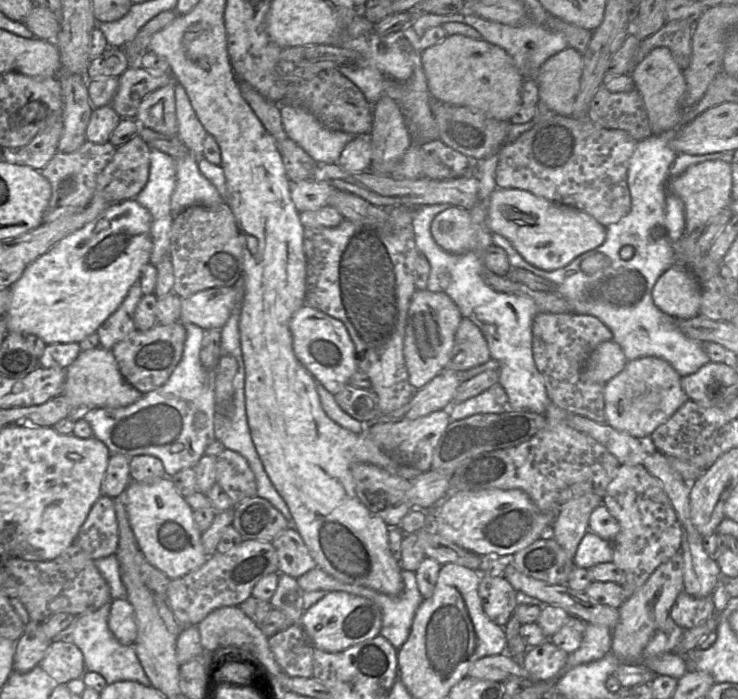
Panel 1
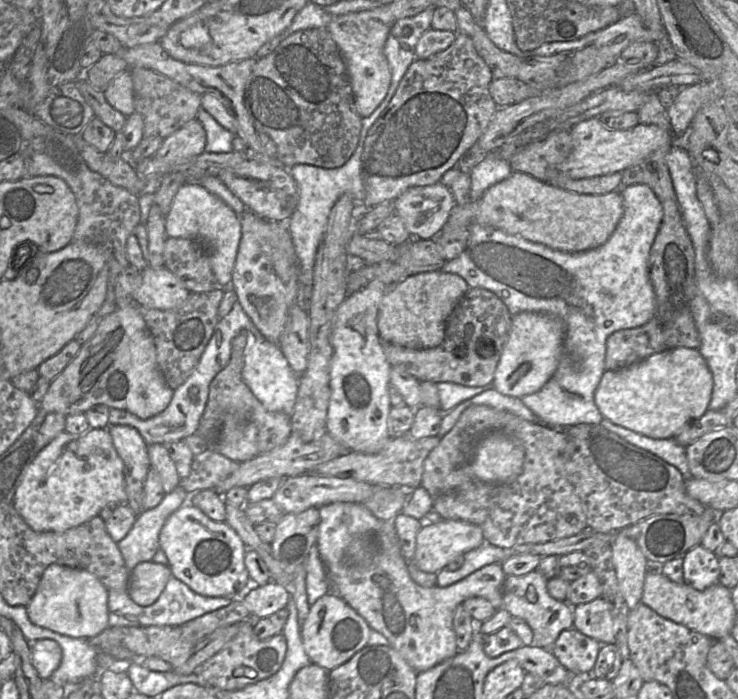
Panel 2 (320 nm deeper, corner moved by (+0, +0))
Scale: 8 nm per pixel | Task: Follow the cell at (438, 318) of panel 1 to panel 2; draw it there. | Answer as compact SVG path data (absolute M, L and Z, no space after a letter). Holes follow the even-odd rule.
M441 270L412 275L389 287L378 311L380 340L414 349L439 346L444 339L447 320L452 310L469 288L459 275Z

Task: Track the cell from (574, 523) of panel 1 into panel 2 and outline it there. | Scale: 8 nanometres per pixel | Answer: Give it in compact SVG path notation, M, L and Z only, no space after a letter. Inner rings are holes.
M538 569L525 575L507 575L503 585L503 607L514 617L524 619L533 632L532 646L551 649L563 630L573 627L572 606L554 599L547 590L548 578Z

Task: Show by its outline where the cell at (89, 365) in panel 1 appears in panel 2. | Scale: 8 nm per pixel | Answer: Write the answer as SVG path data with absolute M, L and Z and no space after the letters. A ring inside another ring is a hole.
M134 303L125 308L117 308L101 319L94 336L81 345L76 357L51 381L39 403L39 409L68 416L85 413L96 405L104 404L109 408L126 410L144 420L163 412L169 406L173 394L174 390L167 385L159 369L153 337L138 305Z

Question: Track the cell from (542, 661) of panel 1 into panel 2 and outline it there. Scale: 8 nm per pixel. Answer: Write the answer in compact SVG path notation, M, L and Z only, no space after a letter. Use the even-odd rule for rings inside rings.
M574 627L563 630L551 649L559 662L572 673L588 674L594 667L602 644Z

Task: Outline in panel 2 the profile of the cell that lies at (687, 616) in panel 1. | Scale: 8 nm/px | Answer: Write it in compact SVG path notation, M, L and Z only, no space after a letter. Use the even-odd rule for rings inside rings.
M701 545L694 546L683 556L684 584L704 591L718 582L719 557Z

